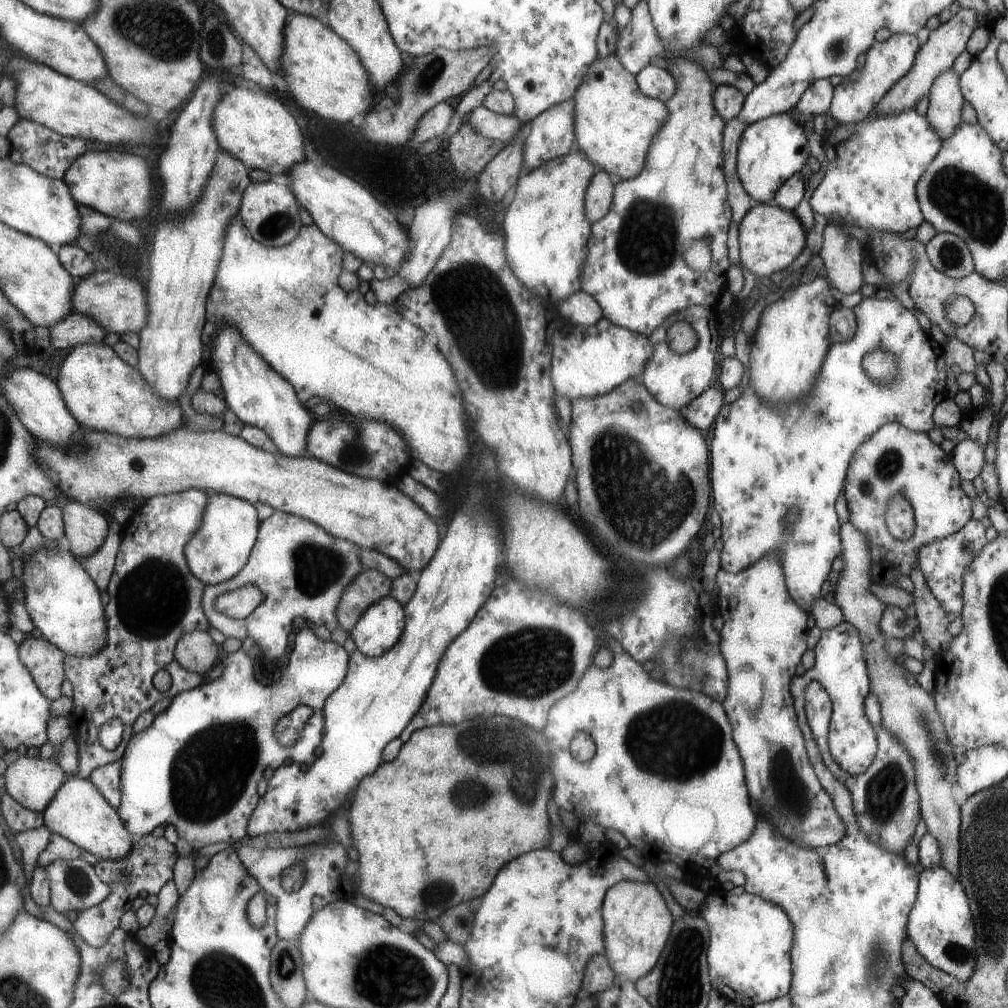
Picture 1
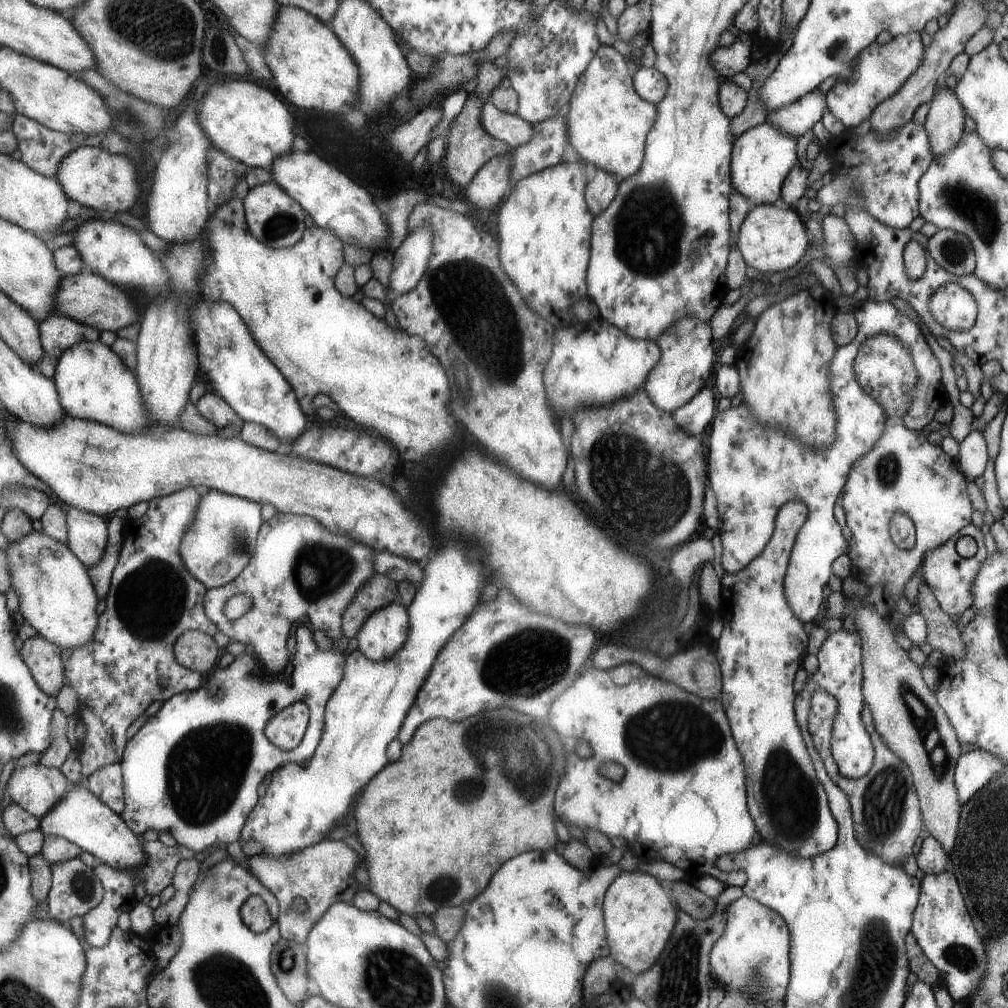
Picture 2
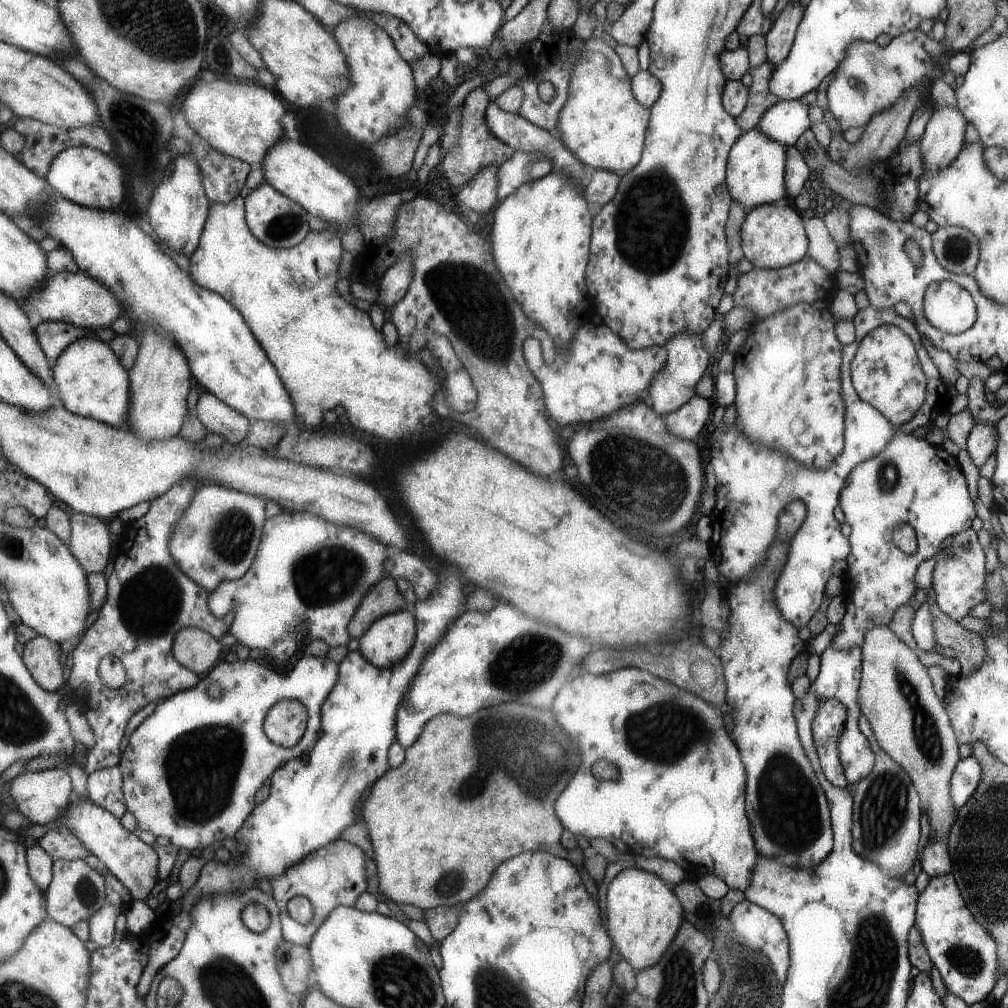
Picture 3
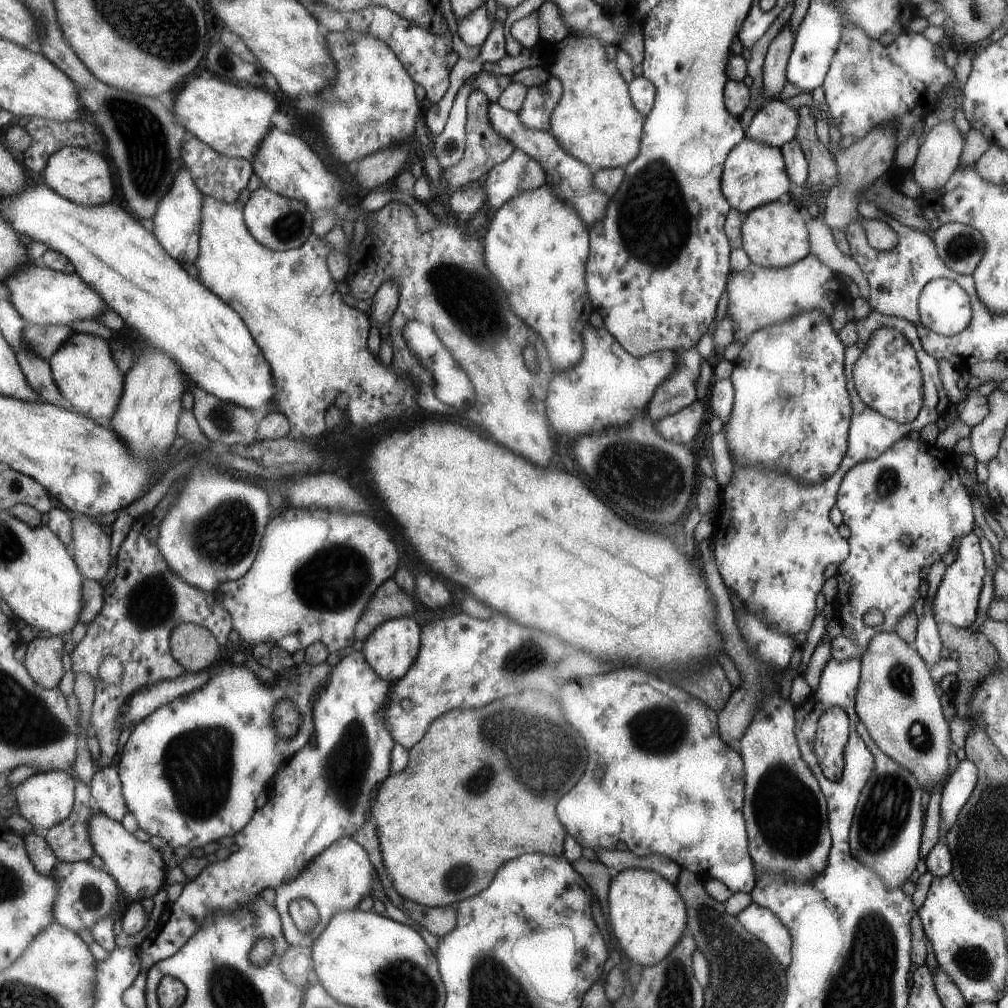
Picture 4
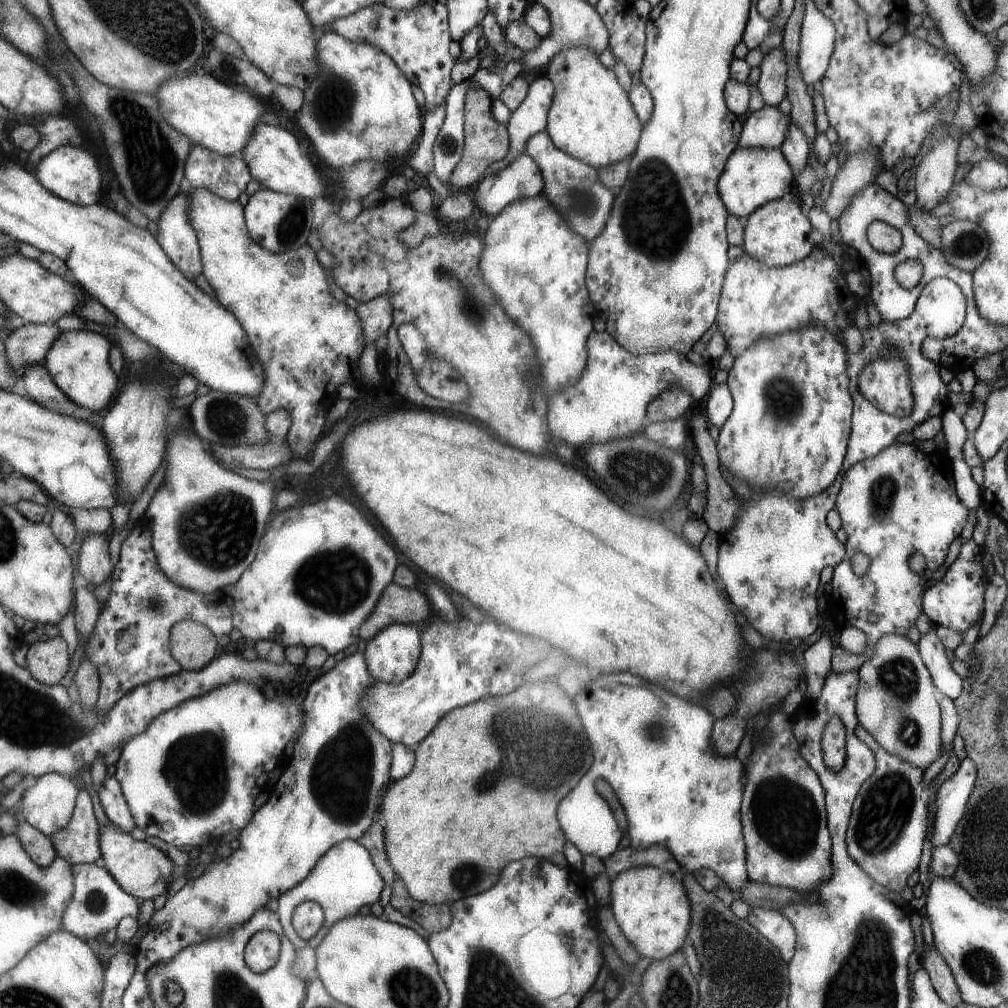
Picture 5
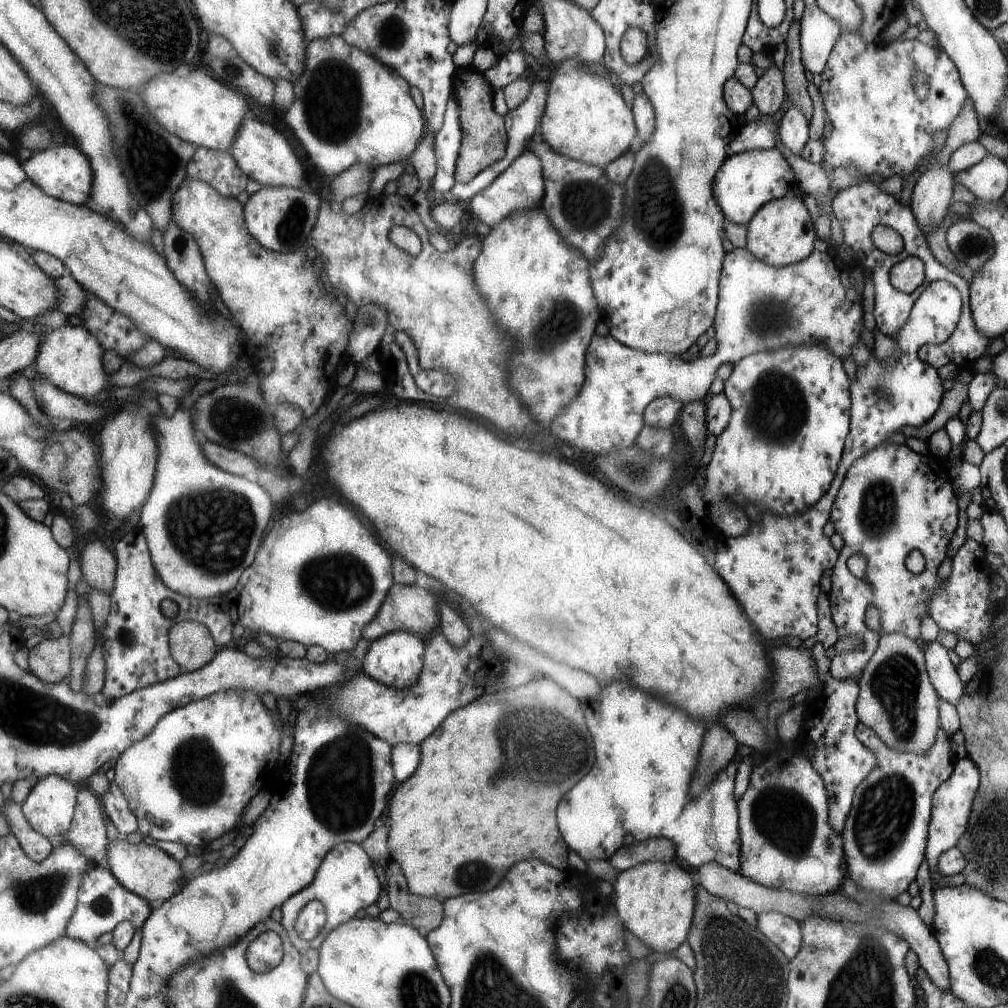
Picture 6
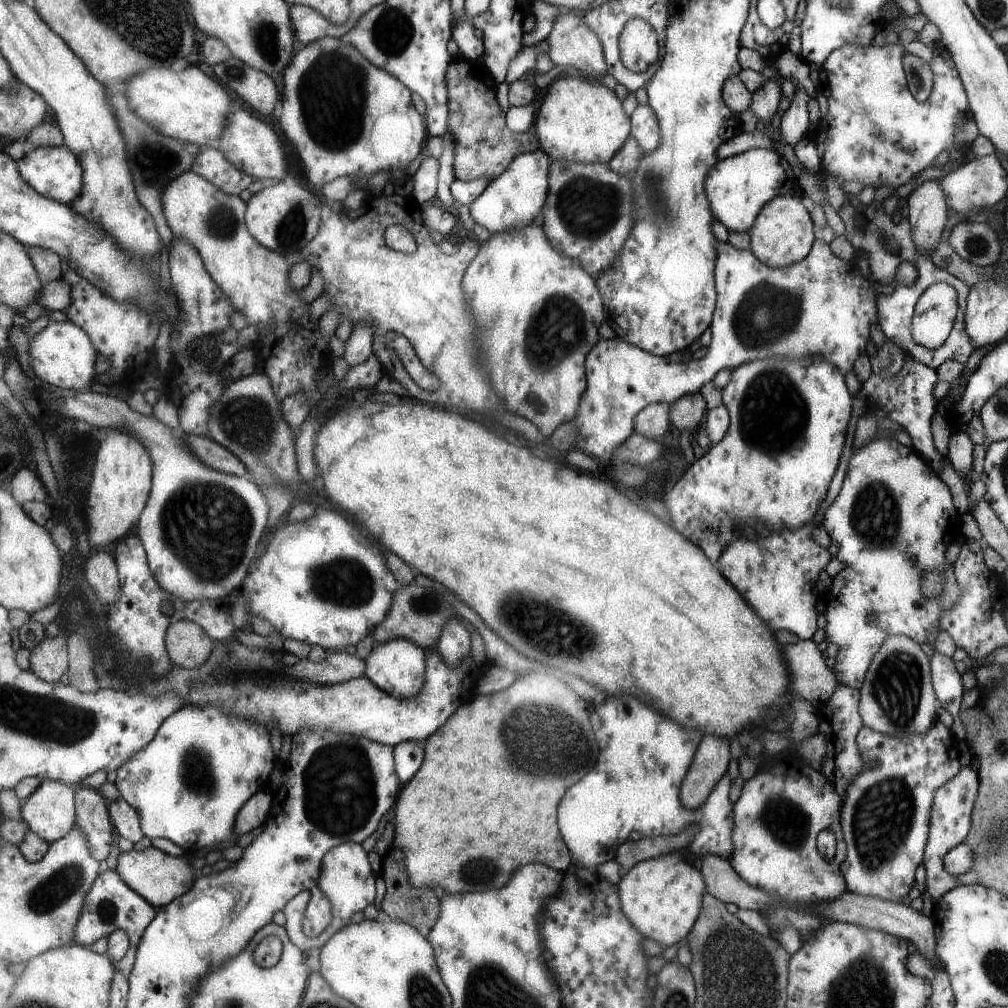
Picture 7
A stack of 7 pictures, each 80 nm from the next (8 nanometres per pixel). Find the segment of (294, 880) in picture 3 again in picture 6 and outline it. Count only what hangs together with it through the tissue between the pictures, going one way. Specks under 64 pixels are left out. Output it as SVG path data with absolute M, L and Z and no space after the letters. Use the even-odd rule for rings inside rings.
M351 841L340 842L331 850L325 853L324 860L320 862L319 868L316 870L315 877L307 888L300 890L294 894L280 908L282 912L282 923L287 929L289 936L292 938L293 944L304 953L309 949L317 949L324 941L324 938L336 928L337 925L347 922L359 908L365 909L371 902L375 903L379 896L379 882L377 876L371 868L371 862L367 858L368 854L363 852L359 843ZM311 898L320 900L325 908L326 921L321 930L311 939L303 940L299 932L297 932L296 924L303 908L309 904Z

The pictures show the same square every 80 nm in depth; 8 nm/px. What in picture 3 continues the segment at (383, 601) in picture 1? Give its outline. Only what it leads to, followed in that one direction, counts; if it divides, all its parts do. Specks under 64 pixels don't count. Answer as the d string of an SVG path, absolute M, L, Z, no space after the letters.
M403 608L387 613L358 638L358 650L374 667L395 669L412 650L415 627L412 611Z

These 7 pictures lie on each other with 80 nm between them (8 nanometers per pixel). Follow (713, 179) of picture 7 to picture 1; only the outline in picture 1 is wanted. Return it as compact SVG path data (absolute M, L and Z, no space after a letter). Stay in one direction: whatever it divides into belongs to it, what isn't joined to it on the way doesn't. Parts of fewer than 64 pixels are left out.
M786 112L761 118L746 126L736 154L736 174L743 190L755 203L767 203L793 174L799 172L807 158L807 140L803 128Z

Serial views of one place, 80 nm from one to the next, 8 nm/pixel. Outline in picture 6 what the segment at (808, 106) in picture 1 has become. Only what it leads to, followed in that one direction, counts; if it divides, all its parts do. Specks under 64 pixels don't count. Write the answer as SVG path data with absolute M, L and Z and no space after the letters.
M760 116L758 122L744 123L737 136L727 145L727 156L753 149L772 149L777 134L771 117Z

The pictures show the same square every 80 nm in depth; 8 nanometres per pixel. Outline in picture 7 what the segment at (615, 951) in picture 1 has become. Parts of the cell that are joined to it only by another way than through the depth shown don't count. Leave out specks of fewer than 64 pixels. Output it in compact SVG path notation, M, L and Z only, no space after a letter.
M679 851L648 858L634 864L620 875L618 888L620 909L643 938L662 944L663 948L686 936L700 914L703 898L703 874L685 861Z

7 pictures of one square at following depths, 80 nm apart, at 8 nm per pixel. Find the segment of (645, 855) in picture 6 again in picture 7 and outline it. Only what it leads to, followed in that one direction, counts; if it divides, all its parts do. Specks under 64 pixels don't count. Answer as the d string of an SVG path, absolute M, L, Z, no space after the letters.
M681 831L676 835L642 837L635 842L623 844L616 848L613 861L622 874L639 861L685 848L690 840L688 833Z

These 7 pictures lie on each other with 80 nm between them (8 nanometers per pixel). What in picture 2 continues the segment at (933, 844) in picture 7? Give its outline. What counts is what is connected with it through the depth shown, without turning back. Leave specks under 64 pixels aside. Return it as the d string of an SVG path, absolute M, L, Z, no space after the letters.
M966 747L965 754L957 759L956 766L956 789L960 803L967 802L992 776L998 775L1004 766L1000 759L986 750Z

